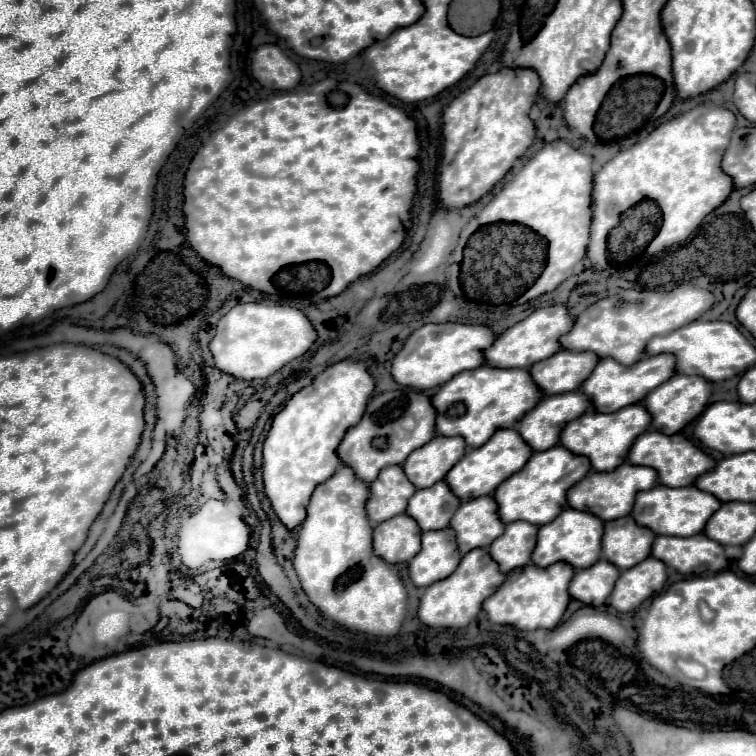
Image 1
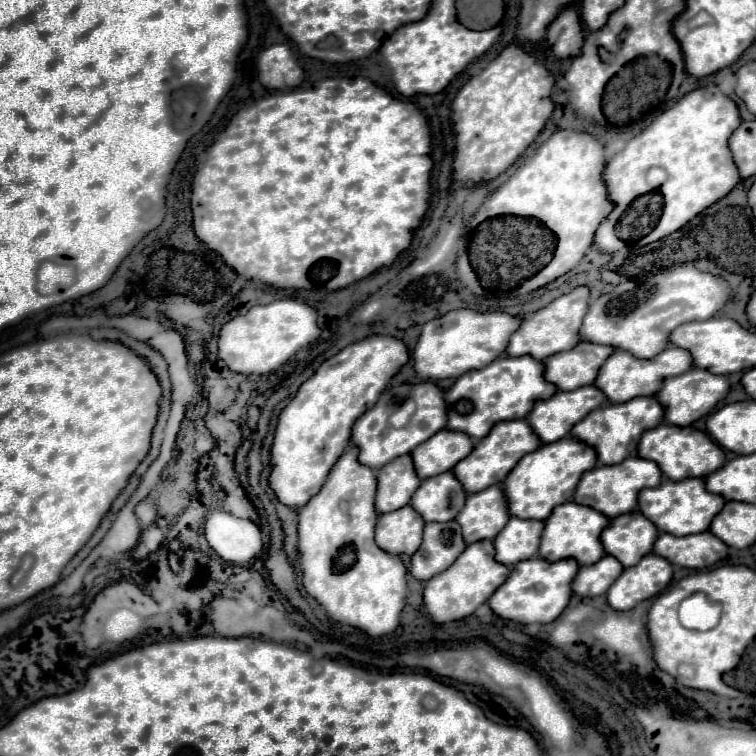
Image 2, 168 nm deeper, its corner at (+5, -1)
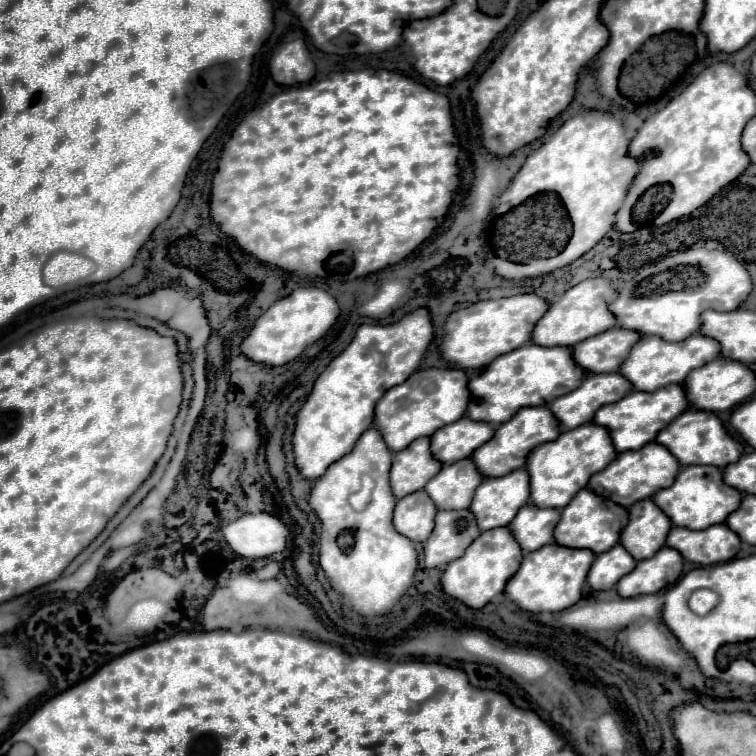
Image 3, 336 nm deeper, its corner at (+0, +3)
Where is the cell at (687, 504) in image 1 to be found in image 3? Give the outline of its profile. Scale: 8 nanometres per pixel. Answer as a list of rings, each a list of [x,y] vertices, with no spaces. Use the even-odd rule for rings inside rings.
[[[714,465],[682,467],[676,481],[670,487],[660,489],[652,495],[652,501],[668,515],[668,519],[676,527],[684,527],[684,529],[708,529],[710,525],[724,523],[726,517],[732,511],[736,511],[736,507],[740,505],[740,499],[742,499],[742,493],[734,487],[728,487],[722,481],[722,469]]]

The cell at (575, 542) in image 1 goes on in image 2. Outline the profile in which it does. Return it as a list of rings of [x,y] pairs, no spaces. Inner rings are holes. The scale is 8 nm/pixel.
[[[563,503],[559,507],[555,507],[555,511],[551,513],[551,517],[545,521],[545,531],[541,537],[541,547],[539,547],[539,555],[547,561],[559,561],[559,559],[567,559],[573,557],[579,561],[579,565],[587,565],[587,563],[597,563],[603,555],[603,543],[601,543],[601,531],[609,527],[609,519],[585,505],[579,503]]]

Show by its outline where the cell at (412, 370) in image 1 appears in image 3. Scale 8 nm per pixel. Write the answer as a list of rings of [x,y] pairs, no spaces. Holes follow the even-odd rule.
[[[516,295],[506,299],[478,301],[464,309],[458,309],[450,313],[444,323],[444,337],[438,345],[440,357],[444,363],[456,365],[460,369],[486,367],[498,355],[504,355],[528,343],[534,323],[546,313],[546,309],[546,301],[536,295]]]

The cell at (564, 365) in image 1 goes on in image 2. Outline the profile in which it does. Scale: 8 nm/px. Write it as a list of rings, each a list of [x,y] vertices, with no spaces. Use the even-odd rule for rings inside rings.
[[[581,341],[571,351],[561,351],[545,359],[545,379],[555,383],[561,391],[591,385],[599,367],[613,353],[613,347]]]

